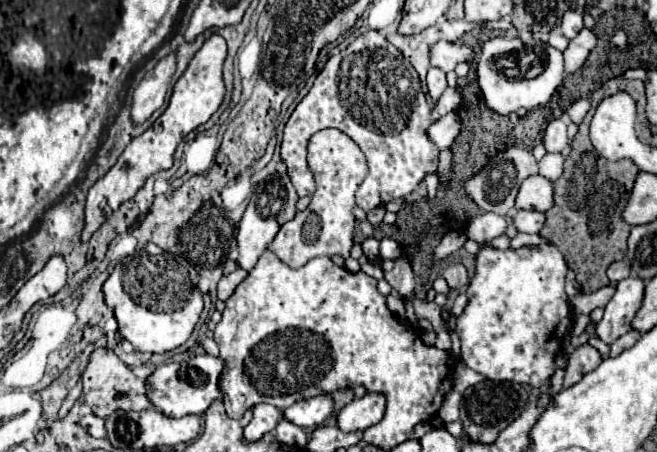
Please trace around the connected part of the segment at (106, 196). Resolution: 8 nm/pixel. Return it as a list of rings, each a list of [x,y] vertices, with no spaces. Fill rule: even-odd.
[[[213,33],[203,47],[195,53],[191,59],[189,67],[185,73],[177,79],[173,87],[173,95],[169,99],[167,109],[163,115],[157,117],[157,121],[139,137],[135,137],[115,167],[99,179],[87,193],[87,203],[85,203],[85,229],[81,233],[83,241],[89,241],[89,237],[101,227],[101,223],[127,199],[131,199],[147,181],[157,171],[169,169],[173,165],[173,153],[177,145],[183,141],[187,133],[197,129],[201,123],[209,121],[209,117],[219,109],[223,97],[225,97],[225,83],[223,83],[223,61],[227,57],[227,43],[219,33]]]

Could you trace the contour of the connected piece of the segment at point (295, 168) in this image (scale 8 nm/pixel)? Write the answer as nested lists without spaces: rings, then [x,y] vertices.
[[[367,31],[359,35],[347,49],[333,55],[323,71],[315,77],[313,87],[309,93],[299,101],[293,115],[289,117],[283,129],[283,143],[281,143],[281,159],[287,165],[287,173],[291,177],[293,187],[297,189],[299,197],[315,193],[315,179],[307,167],[307,139],[325,127],[337,127],[347,133],[365,153],[369,163],[369,175],[361,183],[357,191],[357,205],[365,211],[371,211],[380,204],[409,195],[419,181],[425,179],[427,173],[433,173],[437,167],[437,147],[427,137],[427,127],[433,123],[431,107],[427,103],[425,93],[419,85],[419,75],[413,65],[401,55],[397,47],[393,47],[379,31]]]

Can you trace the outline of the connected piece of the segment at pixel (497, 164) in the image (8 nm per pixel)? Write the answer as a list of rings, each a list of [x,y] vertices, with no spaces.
[[[509,147],[507,151],[493,157],[475,177],[467,179],[465,189],[483,211],[491,211],[497,215],[509,215],[509,213],[513,213],[519,185],[523,183],[523,179],[527,179],[529,175],[535,175],[535,173],[537,173],[537,161],[531,155],[531,151],[521,149],[521,147]]]

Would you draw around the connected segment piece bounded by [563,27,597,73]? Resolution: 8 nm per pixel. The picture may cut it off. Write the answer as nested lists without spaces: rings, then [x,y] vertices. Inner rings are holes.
[[[583,27],[579,31],[579,35],[575,39],[571,39],[569,47],[563,51],[563,55],[565,55],[565,71],[567,73],[575,73],[585,63],[587,55],[595,47],[595,43],[597,43],[597,39],[595,39],[593,31]]]

